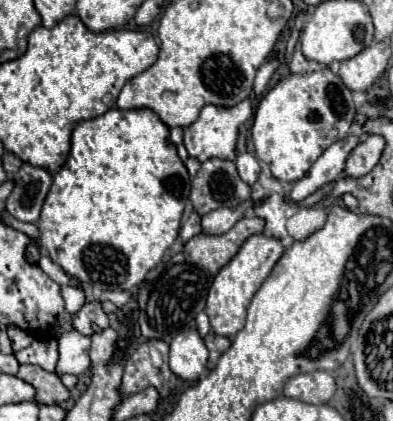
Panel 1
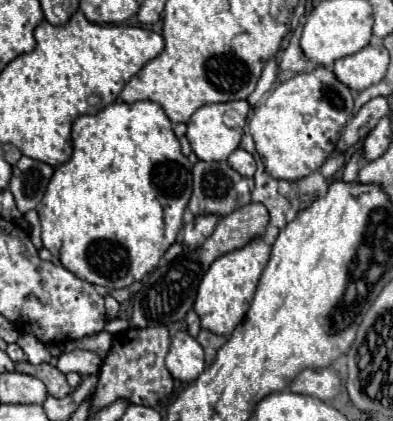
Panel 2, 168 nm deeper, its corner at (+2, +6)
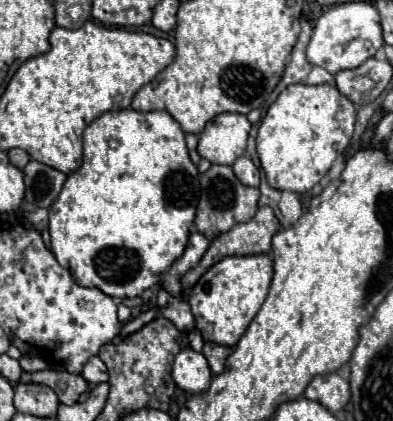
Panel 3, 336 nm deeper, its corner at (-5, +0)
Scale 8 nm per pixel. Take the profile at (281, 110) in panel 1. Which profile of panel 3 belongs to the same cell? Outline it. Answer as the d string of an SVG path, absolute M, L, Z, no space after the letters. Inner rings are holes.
M329 83L291 85L269 107L257 133L257 153L273 189L305 193L313 189L341 151L347 149L355 125L355 105Z

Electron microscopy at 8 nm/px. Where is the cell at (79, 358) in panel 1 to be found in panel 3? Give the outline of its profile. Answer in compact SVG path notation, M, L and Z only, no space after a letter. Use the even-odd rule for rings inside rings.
M91 357L91 359L85 363L81 375L83 375L83 379L85 379L87 383L95 383L95 385L97 385L97 383L105 383L105 381L107 381L107 367L105 367L105 363L103 363L99 357Z

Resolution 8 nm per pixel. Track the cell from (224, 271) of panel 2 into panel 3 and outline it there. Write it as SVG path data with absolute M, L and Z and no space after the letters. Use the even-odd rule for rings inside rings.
M247 255L247 257L225 257L215 263L191 289L189 305L205 341L217 345L235 347L251 319L267 297L267 289L273 277L273 261L269 255Z

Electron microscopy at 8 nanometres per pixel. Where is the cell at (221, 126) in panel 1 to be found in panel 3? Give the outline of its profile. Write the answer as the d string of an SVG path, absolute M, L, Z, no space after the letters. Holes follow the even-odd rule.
M221 113L199 133L197 153L209 163L231 165L245 153L251 123L241 113Z

